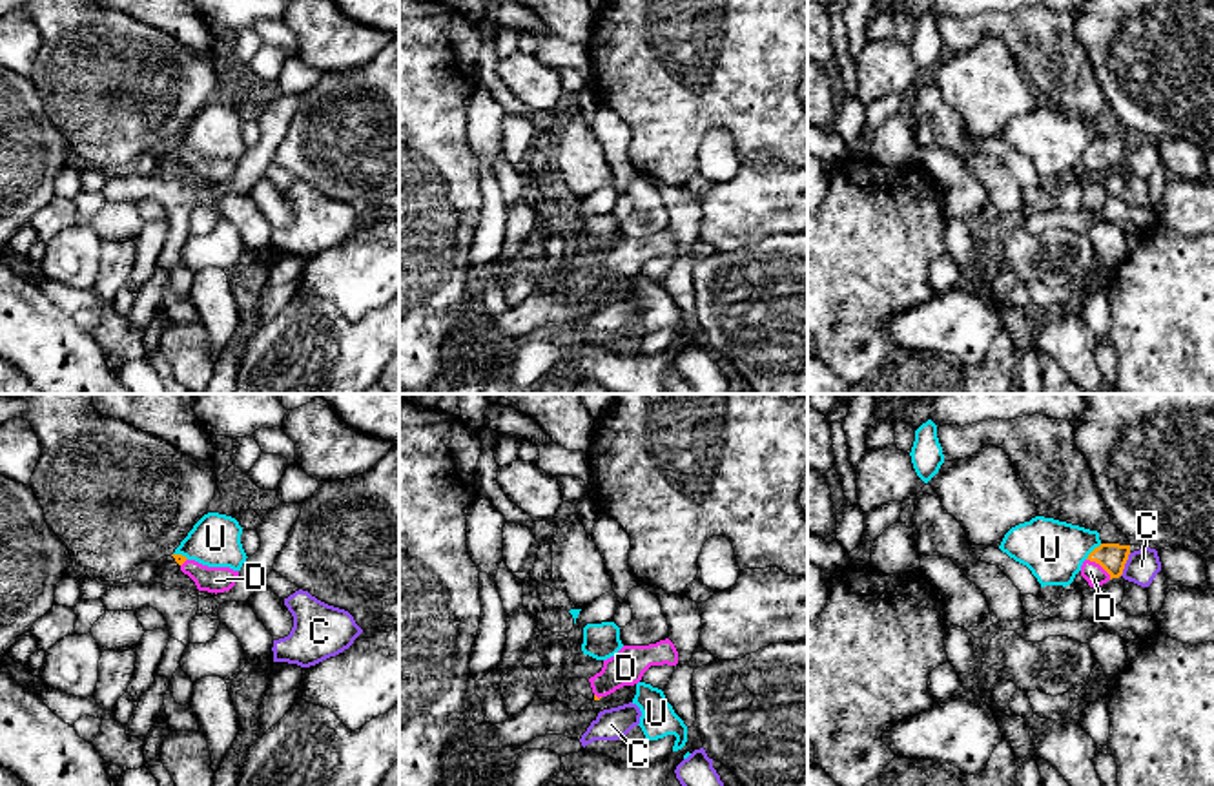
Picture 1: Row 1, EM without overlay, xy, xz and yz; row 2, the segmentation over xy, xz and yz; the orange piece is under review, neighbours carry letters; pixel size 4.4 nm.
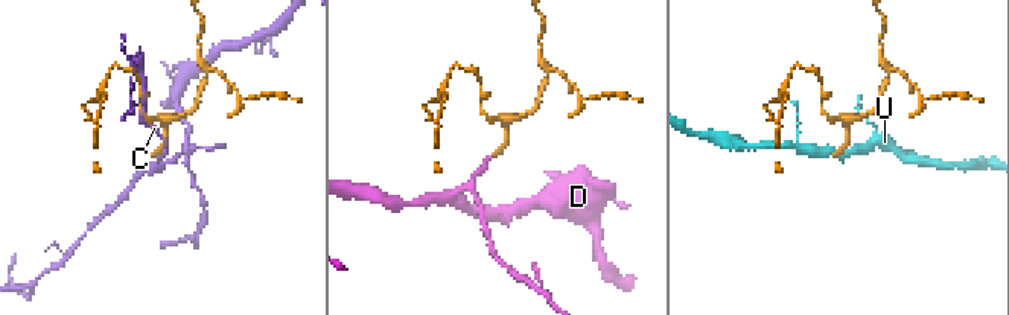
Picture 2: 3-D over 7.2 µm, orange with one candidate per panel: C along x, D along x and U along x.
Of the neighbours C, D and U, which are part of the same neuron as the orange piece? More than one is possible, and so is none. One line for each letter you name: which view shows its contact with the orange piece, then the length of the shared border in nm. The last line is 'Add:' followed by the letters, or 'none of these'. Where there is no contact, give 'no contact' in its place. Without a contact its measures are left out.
D: yz | 140 nm
Add: D

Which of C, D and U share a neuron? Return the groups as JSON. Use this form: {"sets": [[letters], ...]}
{"sets": [["C"], ["D"], ["U"]]}

